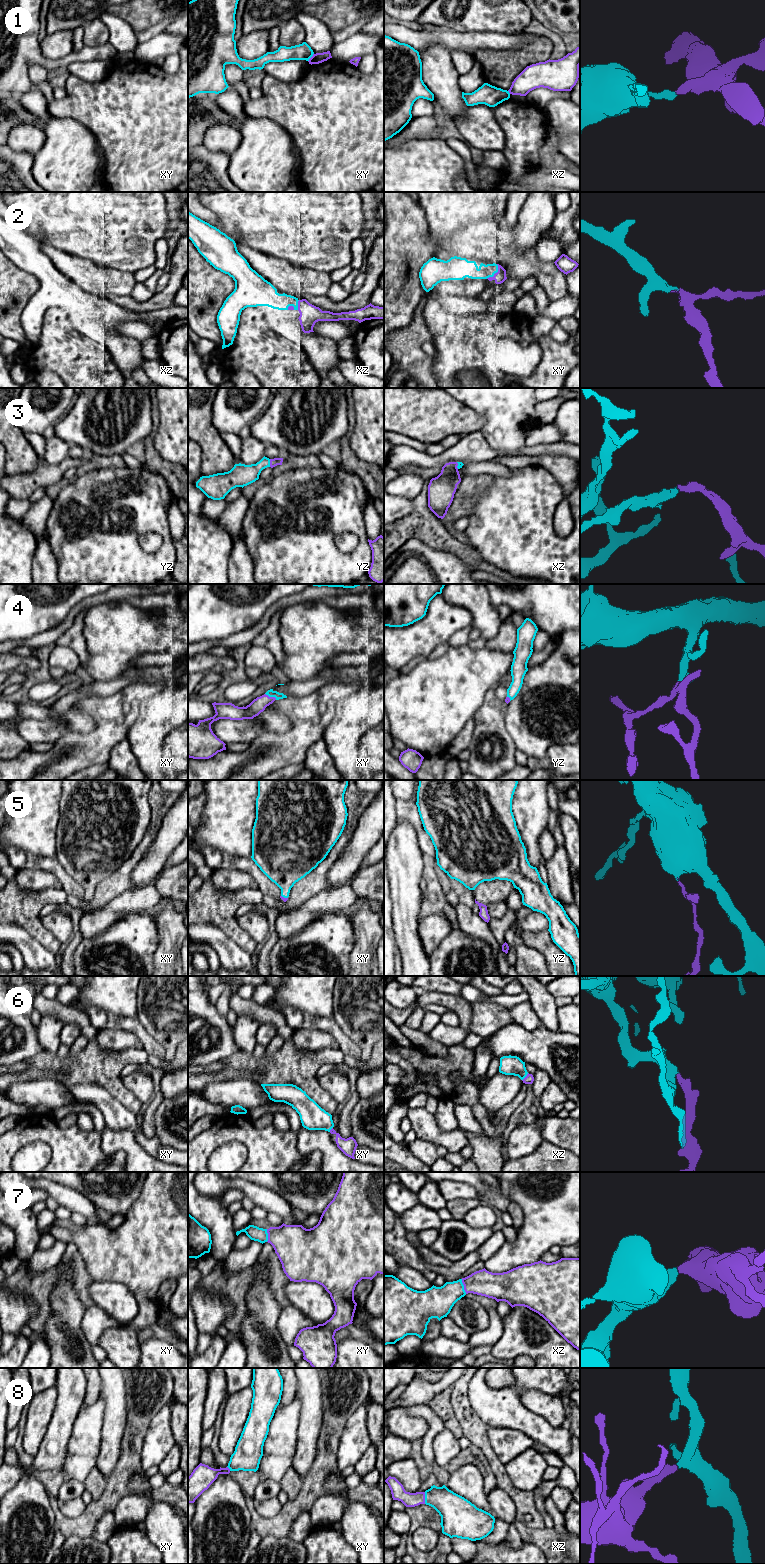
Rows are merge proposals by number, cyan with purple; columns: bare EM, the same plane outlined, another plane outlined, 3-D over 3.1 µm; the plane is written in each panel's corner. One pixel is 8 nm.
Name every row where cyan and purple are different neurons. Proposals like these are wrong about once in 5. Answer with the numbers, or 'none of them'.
1

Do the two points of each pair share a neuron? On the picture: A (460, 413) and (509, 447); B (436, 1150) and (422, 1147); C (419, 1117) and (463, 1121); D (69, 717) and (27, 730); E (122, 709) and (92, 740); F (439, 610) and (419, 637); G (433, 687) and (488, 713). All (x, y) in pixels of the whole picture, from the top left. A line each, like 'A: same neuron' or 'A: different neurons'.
A: different neurons
B: same neuron
C: different neurons
D: same neuron
E: same neuron
F: same neuron
G: different neurons

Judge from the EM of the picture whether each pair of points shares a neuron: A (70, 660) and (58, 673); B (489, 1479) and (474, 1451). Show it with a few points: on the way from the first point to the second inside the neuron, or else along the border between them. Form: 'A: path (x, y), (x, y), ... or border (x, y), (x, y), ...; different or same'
A: border (50, 666), (61, 667), (67, 673); different
B: path (487, 1472), (478, 1458); same

